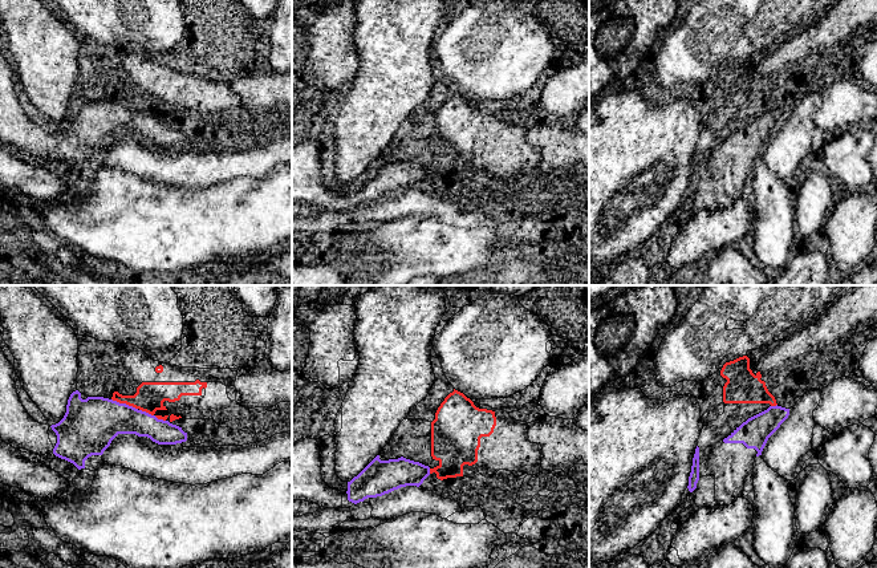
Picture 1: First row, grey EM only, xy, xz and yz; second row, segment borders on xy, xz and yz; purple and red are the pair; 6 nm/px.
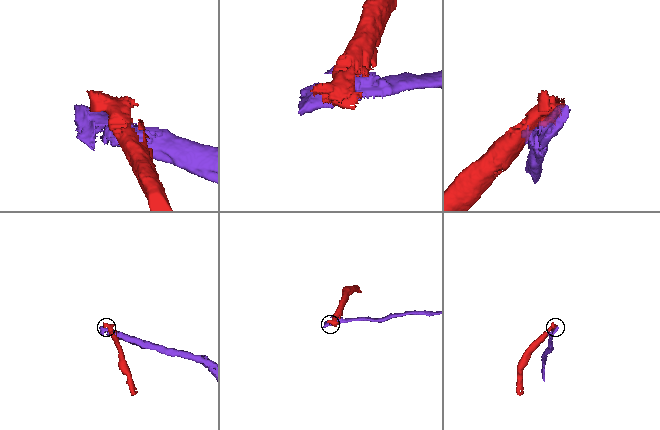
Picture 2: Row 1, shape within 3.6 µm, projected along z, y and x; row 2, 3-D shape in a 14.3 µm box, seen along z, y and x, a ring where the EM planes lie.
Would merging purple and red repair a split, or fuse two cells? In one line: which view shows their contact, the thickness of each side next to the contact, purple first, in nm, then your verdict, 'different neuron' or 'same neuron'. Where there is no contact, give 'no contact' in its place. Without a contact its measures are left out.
contact in xy; calibres 320 and 180 nm; different neuron

